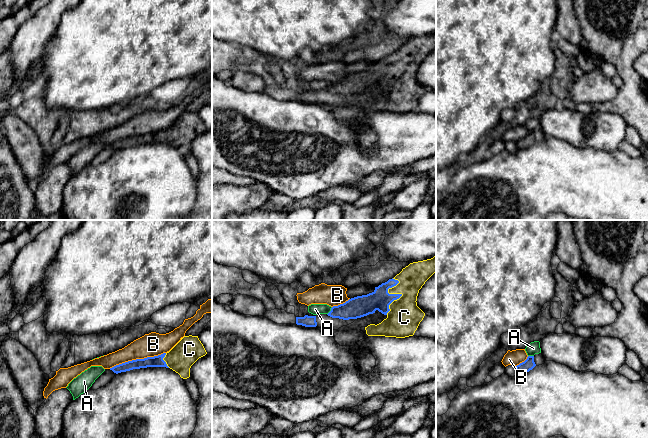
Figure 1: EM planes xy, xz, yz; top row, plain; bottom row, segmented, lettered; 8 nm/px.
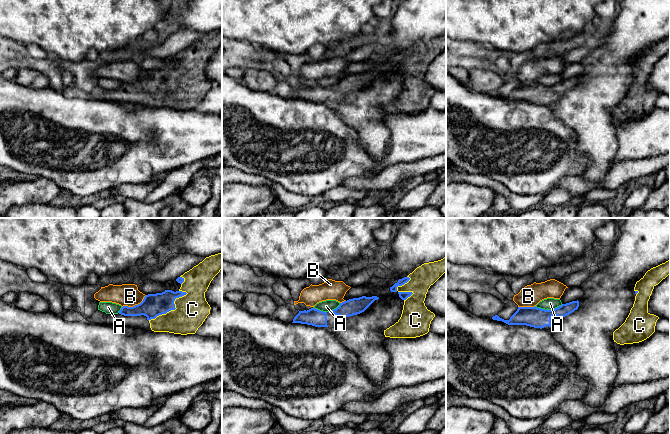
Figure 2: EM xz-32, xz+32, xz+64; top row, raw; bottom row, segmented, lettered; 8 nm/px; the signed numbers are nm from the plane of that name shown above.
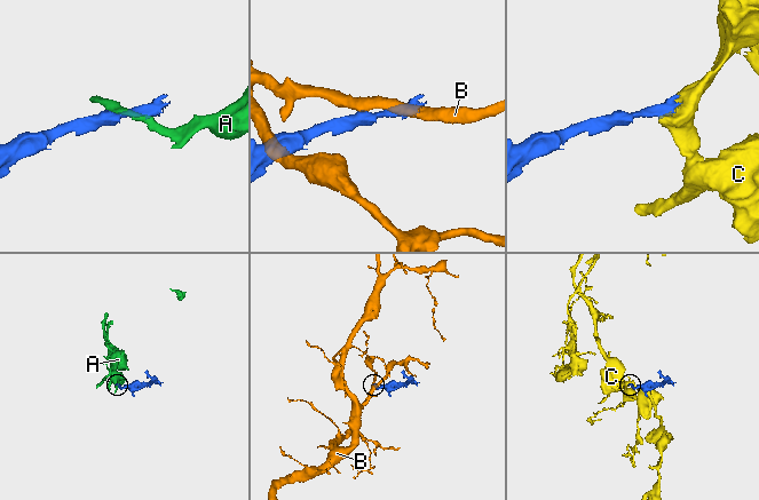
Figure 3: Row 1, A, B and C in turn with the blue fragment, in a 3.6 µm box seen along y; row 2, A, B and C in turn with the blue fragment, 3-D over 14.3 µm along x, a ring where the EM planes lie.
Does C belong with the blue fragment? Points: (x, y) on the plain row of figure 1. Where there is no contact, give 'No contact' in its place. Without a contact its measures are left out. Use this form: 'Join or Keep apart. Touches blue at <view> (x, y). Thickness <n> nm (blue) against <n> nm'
Join. Touches blue at xz (396, 70). Thickness 170 nm (blue) against 260 nm

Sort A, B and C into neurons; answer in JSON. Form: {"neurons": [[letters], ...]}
{"neurons": [["A"], ["B"], ["C"]]}

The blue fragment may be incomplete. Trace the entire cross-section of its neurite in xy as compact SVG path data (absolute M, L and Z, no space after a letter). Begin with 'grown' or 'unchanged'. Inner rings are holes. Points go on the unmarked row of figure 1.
grown | M184 112L167 129L144 135L136 135L116 141L110 146L118 150L133 145L147 143L166 143L170 144L180 151L181 154L190 153L191 142L201 133L207 130L203 120L198 112Z

